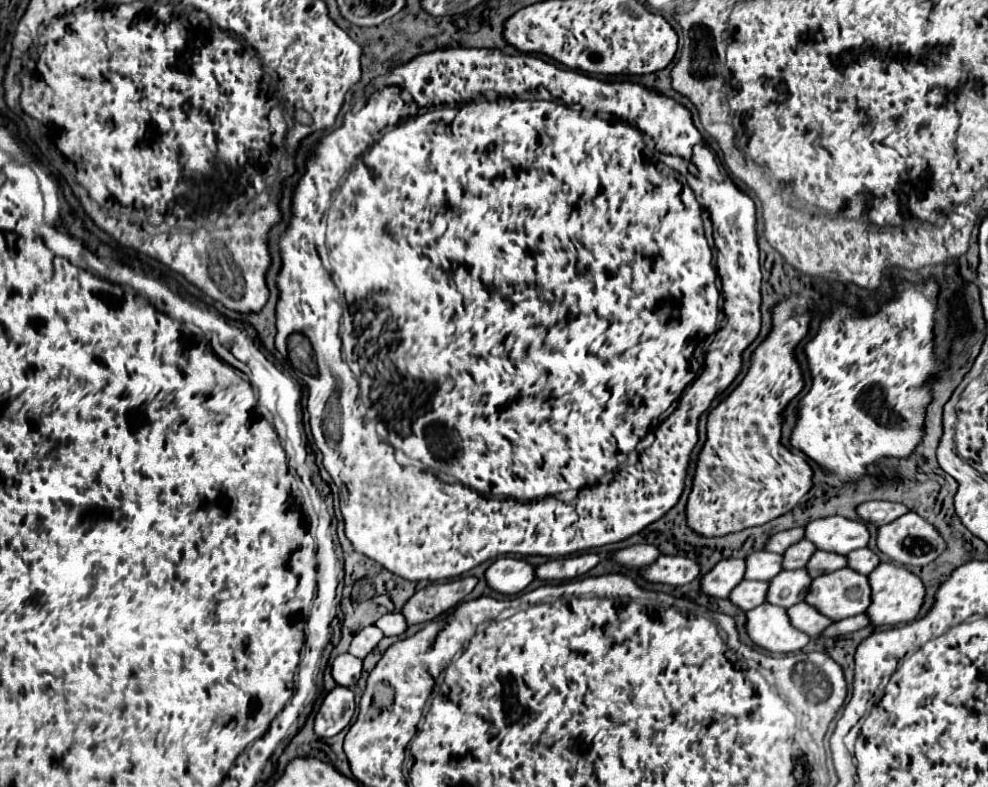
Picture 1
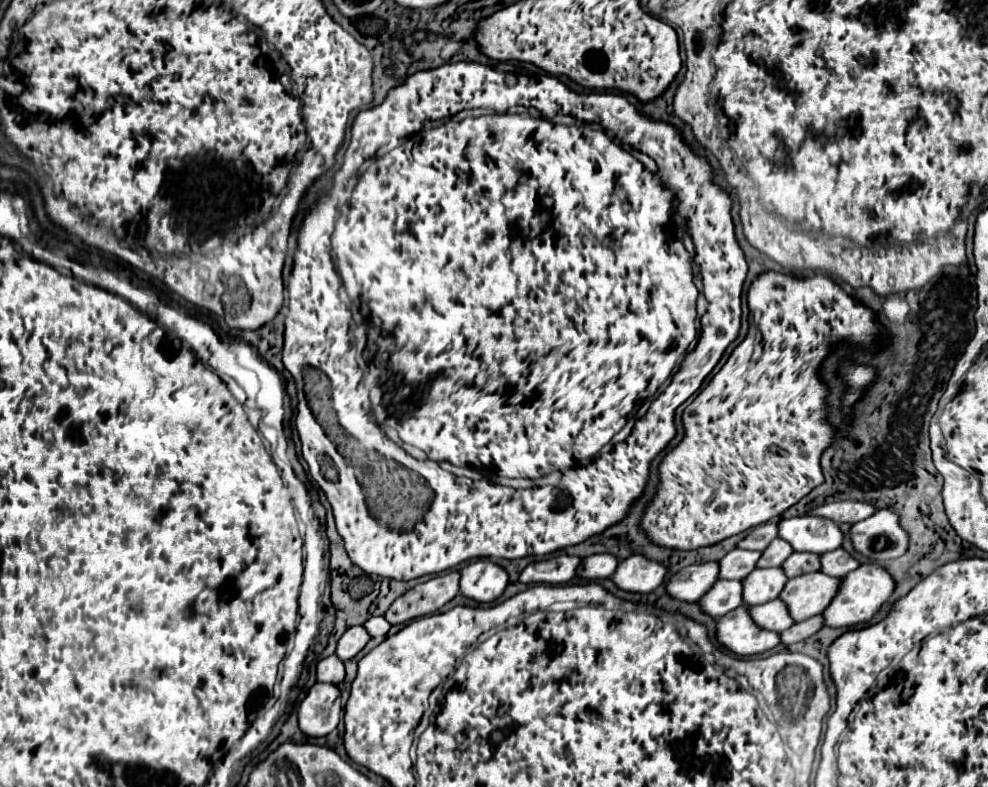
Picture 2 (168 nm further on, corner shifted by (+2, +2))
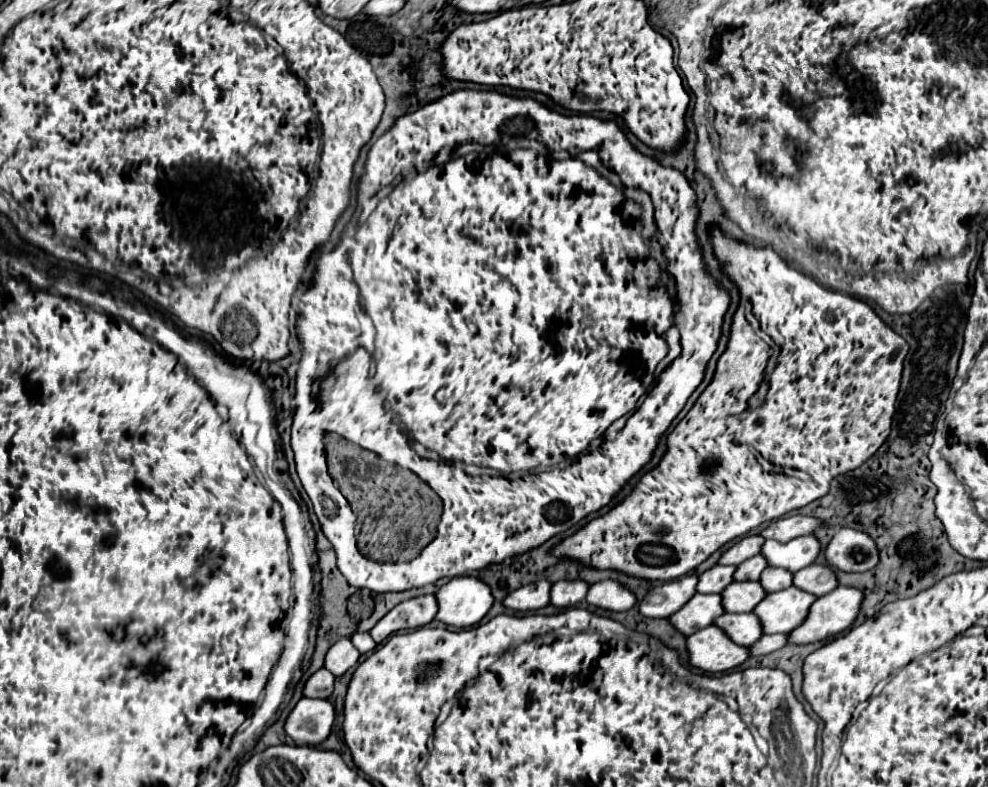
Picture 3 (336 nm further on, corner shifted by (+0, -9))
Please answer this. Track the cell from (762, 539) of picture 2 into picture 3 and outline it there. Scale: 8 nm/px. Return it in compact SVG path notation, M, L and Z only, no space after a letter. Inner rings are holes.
M750 534L750 536L746 536L746 538L738 540L736 544L732 544L732 546L720 556L718 564L724 564L724 566L726 566L726 564L738 566L740 562L744 562L744 560L748 560L748 558L760 554L762 544L764 544L764 538L762 538L762 536Z

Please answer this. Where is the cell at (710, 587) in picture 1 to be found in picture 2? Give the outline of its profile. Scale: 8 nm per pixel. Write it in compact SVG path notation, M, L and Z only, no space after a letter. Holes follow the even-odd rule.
M710 561L704 565L690 565L680 573L670 575L668 593L680 601L698 601L718 581L718 563Z

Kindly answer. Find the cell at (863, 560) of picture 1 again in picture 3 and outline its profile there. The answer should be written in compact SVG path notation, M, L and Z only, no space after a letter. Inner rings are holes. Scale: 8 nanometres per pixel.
M816 564L794 572L792 584L798 590L814 594L816 598L820 598L822 594L828 594L830 590L834 590L838 586L836 574L832 572L832 568L830 566L816 566Z

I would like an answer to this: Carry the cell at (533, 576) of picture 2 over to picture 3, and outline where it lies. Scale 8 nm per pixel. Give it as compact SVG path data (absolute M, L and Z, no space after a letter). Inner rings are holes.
M538 580L532 584L526 584L514 592L510 592L504 598L504 606L514 612L532 612L538 608L548 606L552 584L546 580Z

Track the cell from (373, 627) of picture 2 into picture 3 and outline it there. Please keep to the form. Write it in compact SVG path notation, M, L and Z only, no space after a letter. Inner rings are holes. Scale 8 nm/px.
M356 632L352 638L352 644L356 646L356 650L360 652L360 654L364 654L364 652L370 652L370 650L374 650L376 648L376 642L370 638L370 634L360 634L360 632Z

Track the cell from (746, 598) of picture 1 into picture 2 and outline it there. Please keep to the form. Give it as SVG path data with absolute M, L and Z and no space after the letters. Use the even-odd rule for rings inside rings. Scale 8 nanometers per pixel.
M720 579L698 603L708 615L722 617L742 605L742 583Z

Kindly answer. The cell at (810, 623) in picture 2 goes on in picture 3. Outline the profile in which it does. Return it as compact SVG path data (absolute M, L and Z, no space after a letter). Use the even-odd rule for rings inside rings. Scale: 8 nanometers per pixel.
M770 634L770 636L760 638L760 642L754 642L748 650L750 650L750 656L762 656L762 654L770 654L782 646L786 646L786 634Z

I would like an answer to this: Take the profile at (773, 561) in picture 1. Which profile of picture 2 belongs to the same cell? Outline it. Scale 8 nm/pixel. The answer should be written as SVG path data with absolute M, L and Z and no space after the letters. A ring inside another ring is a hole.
M732 549L728 555L720 559L720 579L744 579L750 571L756 569L758 559L762 553L746 551L746 549Z

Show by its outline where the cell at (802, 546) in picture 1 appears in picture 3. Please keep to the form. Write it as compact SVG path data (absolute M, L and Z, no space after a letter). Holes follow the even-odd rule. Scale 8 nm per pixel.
M760 556L748 558L748 562L742 562L740 566L736 566L734 578L736 578L736 580L758 580L760 572L762 572L766 566L768 566L768 564L762 562Z

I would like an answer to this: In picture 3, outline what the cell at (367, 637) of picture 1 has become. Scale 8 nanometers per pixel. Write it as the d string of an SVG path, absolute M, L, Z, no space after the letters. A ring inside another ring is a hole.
M342 638L328 650L324 668L330 670L334 676L342 676L346 670L356 666L358 658L360 658L360 652L356 652L356 648L352 646L352 642L348 638Z

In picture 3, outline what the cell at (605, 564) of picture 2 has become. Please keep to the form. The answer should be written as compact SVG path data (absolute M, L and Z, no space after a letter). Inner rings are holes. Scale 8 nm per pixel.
M562 580L556 582L552 586L552 594L550 594L550 604L556 608L572 608L576 604L580 604L586 598L588 592L588 584L582 580Z

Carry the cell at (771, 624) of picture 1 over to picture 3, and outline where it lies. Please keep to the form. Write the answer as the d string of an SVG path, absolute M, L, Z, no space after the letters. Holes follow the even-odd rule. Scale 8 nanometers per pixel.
M706 626L686 638L688 664L702 672L718 674L736 668L748 658L748 648L734 644L720 628Z

